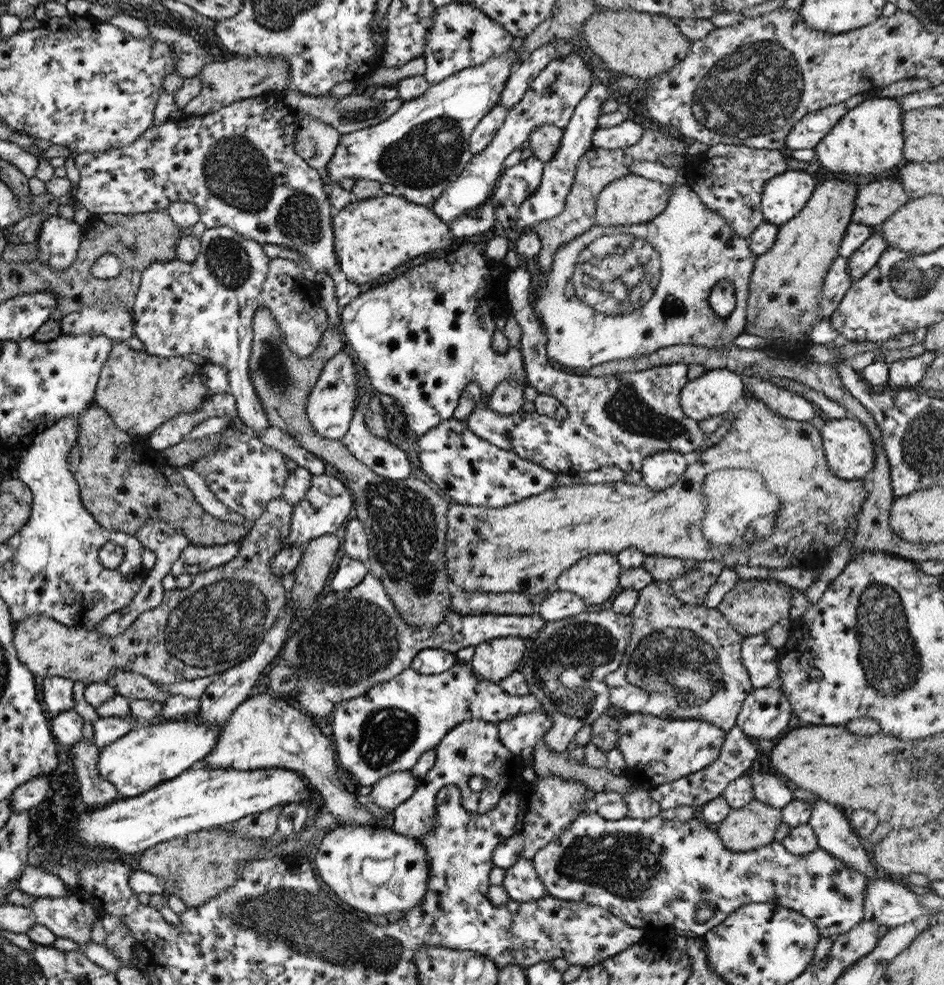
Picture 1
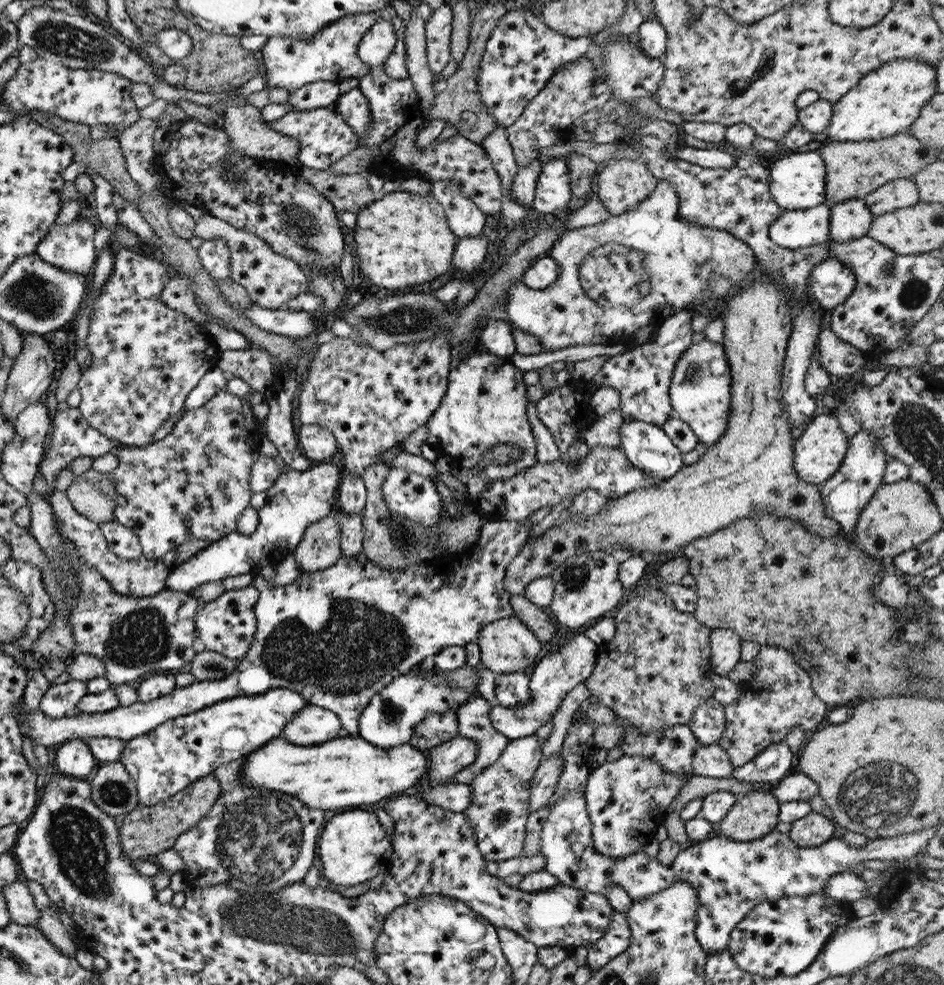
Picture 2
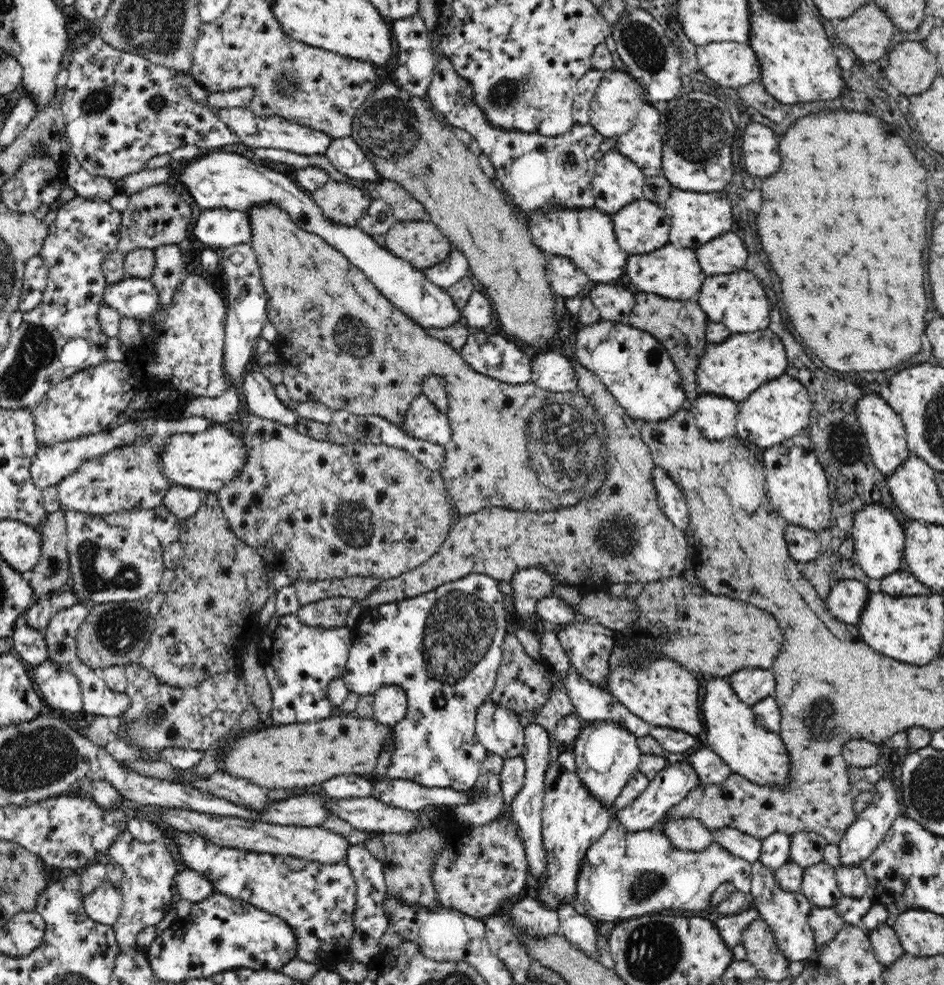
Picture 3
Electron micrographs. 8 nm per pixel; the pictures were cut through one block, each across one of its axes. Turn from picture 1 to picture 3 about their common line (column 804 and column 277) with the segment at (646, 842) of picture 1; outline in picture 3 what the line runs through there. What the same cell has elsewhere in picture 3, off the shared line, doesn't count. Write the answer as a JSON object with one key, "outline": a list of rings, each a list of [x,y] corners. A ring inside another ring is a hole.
{"outline":[[[196,833],[176,834],[181,866],[203,874],[216,893],[243,900],[286,921],[296,935],[299,959],[332,967],[348,958],[349,942],[355,931],[357,886],[351,868],[344,862],[322,864],[290,855],[260,854],[218,846]]]}

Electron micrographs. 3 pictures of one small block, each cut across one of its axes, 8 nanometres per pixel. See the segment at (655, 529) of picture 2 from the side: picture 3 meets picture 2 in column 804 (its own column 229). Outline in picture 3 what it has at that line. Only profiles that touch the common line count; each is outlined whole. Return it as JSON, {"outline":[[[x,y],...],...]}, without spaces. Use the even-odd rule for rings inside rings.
{"outline":[[[252,412],[243,414],[240,419],[242,422],[241,434],[243,434],[248,451],[247,461],[243,469],[232,479],[232,482],[226,484],[216,493],[217,498],[230,531],[242,539],[274,570],[284,570],[292,583],[294,583],[294,580],[324,580],[326,578],[348,578],[350,576],[376,577],[382,580],[396,578],[427,562],[440,550],[449,531],[453,528],[454,516],[451,515],[451,507],[447,502],[448,492],[442,475],[439,471],[426,468],[415,456],[404,449],[384,444],[362,444],[358,442],[348,445],[335,445],[328,440],[310,438],[308,435],[282,423],[256,417]]]}

